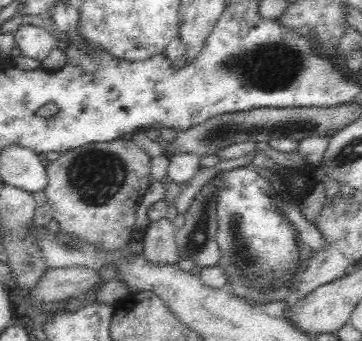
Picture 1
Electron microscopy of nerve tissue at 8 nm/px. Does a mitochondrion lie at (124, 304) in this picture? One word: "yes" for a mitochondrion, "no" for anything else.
no

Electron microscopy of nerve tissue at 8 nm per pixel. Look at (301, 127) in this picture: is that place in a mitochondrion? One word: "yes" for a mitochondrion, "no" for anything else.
yes

